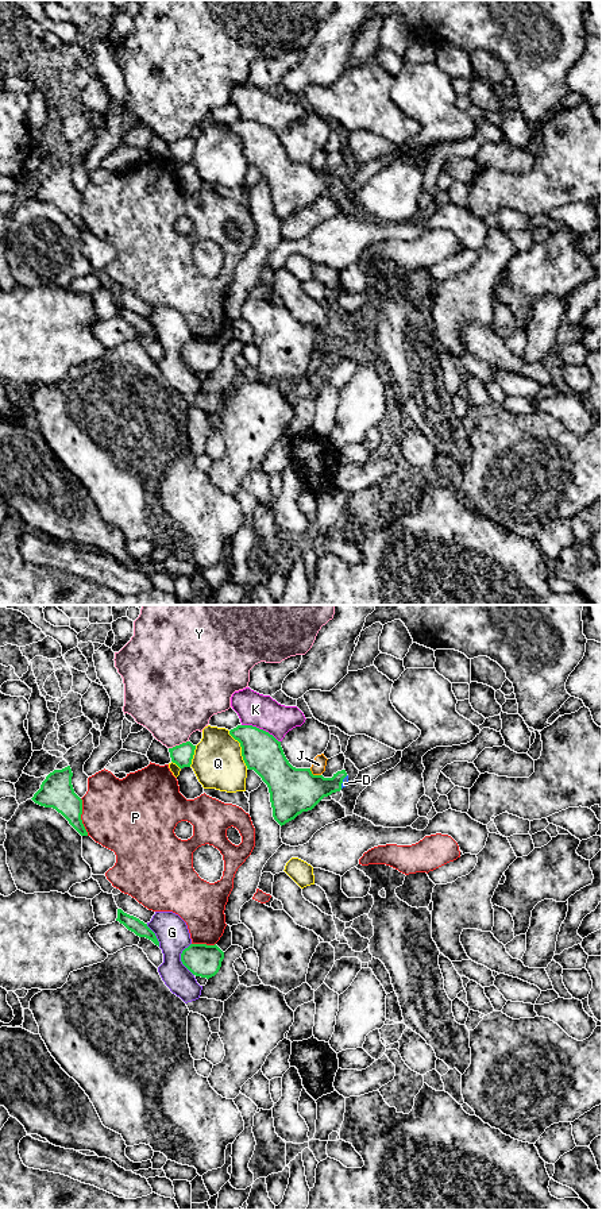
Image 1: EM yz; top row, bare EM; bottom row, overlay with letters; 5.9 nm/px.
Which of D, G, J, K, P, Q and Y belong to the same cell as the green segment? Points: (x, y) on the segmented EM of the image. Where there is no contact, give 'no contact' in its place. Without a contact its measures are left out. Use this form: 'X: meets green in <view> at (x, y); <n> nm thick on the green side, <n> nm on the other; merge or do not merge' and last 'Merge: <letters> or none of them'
D: meets green in yz at (342, 782); 240 nm thick on the green side, 40 nm on the other; merge
G: meets green in yz at (181, 959); 190 nm thick on the green side, 190 nm on the other; do not merge
J: meets green in yz at (315, 775); 280 nm thick on the green side, 80 nm on the other; do not merge
K: meets green in yz at (261, 729); 240 nm thick on the green side, 200 nm on the other; do not merge
P: meets green in yz at (80, 817); 200 nm thick on the green side, 440 nm on the other; do not merge
Q: meets green in yz at (242, 750); 240 nm thick on the green side, 300 nm on the other; do not merge
Y: meets green in yz at (180, 744); 120 nm thick on the green side, 420 nm on the other; do not merge
Merge: D

